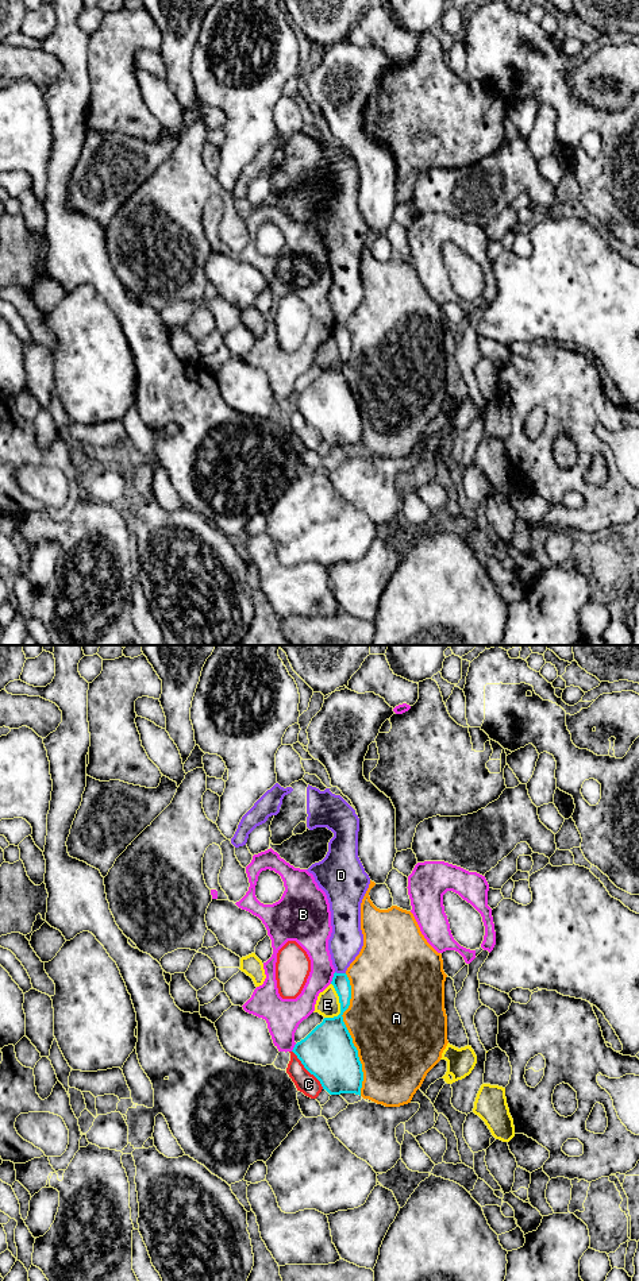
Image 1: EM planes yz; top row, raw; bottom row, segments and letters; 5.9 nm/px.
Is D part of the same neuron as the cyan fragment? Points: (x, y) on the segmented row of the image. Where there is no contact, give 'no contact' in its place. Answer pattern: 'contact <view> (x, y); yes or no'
contact yz (341, 973); no

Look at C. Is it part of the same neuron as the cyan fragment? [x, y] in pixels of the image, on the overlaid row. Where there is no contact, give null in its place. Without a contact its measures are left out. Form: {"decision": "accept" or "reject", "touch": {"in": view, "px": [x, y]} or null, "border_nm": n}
{"decision": "reject", "touch": {"in": "yz", "px": [307, 1069]}, "border_nm": 300}

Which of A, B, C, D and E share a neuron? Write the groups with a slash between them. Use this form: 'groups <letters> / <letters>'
groups A / B / C / D / E

